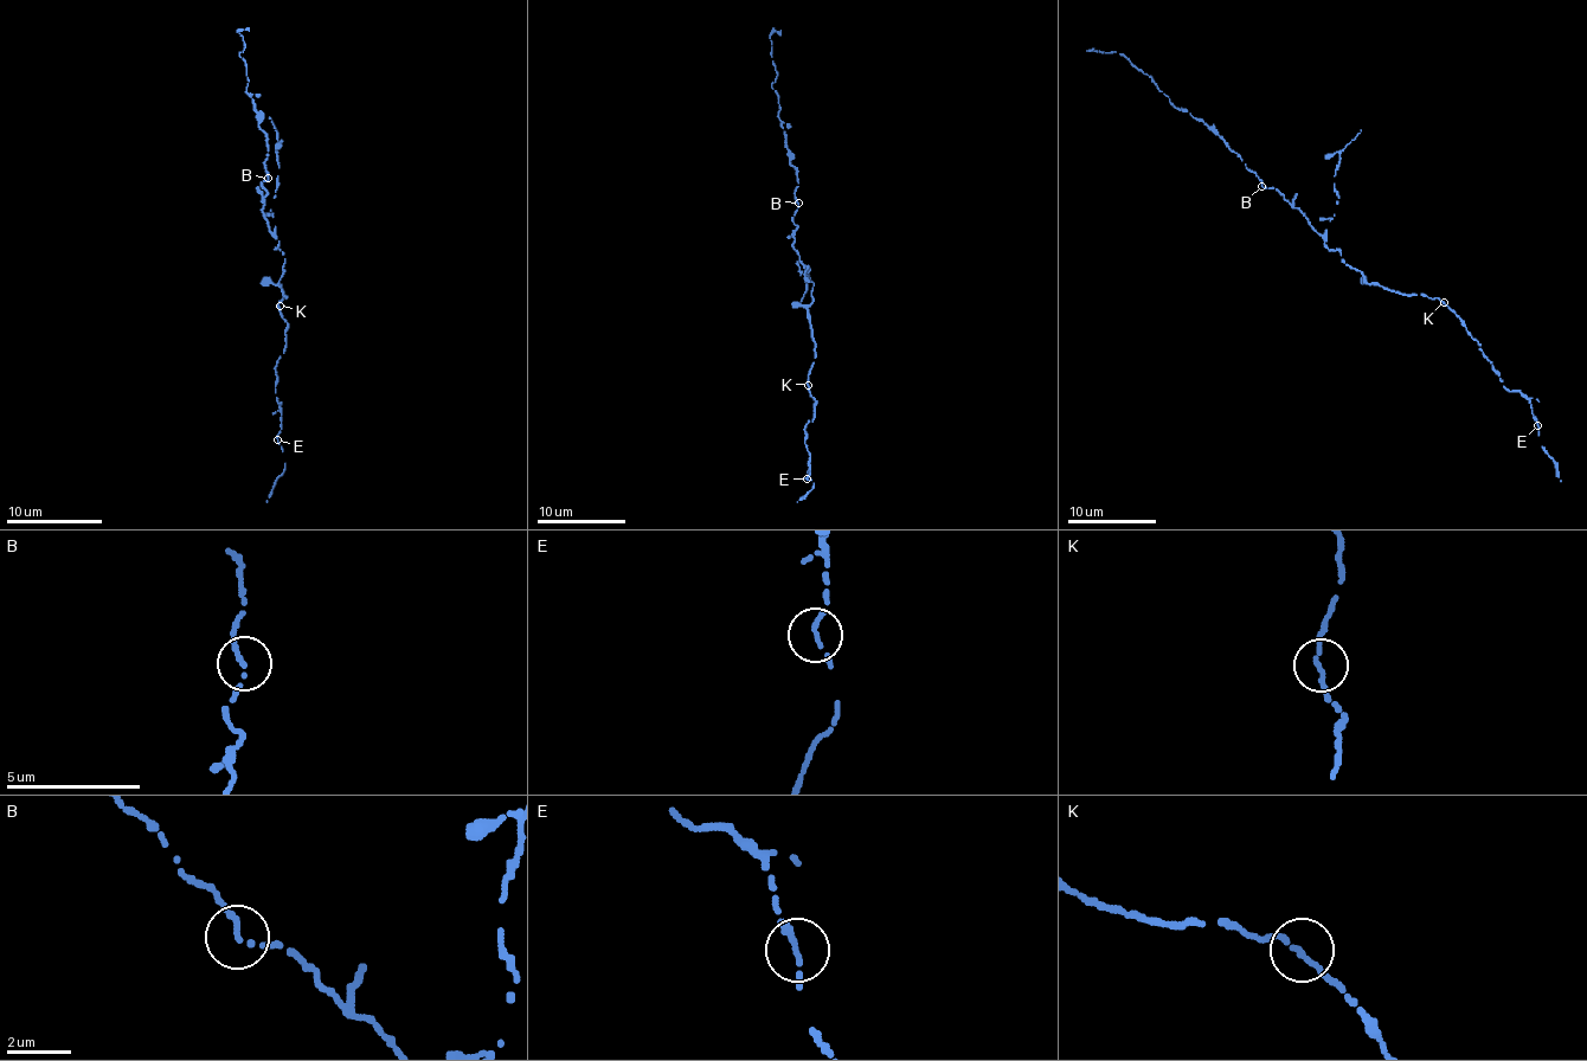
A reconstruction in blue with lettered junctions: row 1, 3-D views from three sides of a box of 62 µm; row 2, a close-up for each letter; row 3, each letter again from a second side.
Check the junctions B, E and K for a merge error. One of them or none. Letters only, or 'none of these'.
none of these

